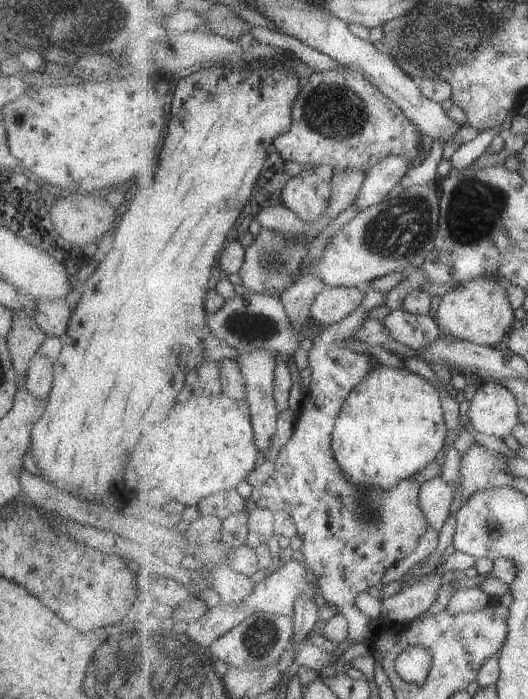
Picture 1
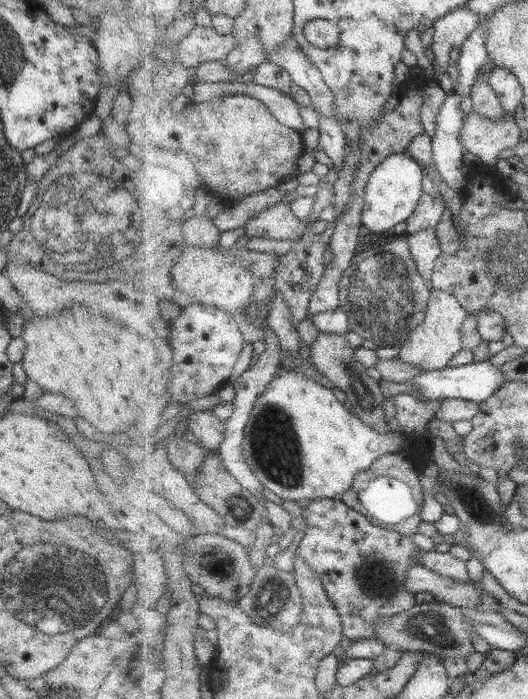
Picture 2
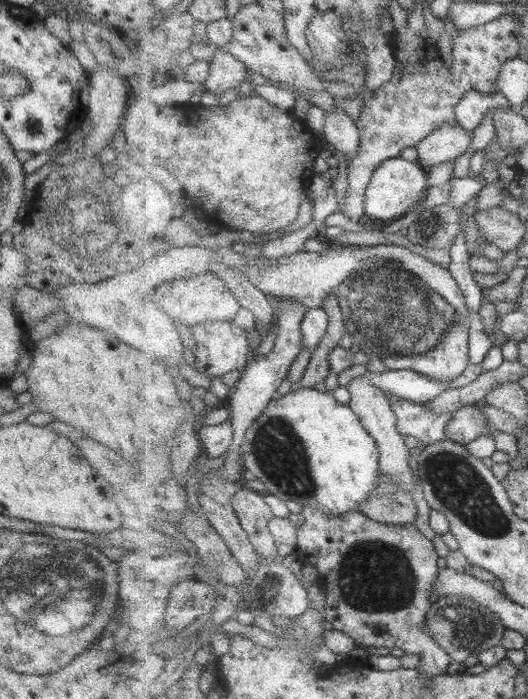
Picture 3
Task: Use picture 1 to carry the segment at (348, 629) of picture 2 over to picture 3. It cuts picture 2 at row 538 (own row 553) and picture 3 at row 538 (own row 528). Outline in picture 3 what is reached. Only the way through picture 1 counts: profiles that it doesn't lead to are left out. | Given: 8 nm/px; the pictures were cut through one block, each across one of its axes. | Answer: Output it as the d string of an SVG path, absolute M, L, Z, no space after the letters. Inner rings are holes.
M304 505L301 507L300 514L303 516L303 523L297 528L297 542L296 542L296 551L295 553L298 556L298 561L303 565L310 564L314 566L319 571L319 575L323 575L326 582L326 608L324 612L324 617L327 622L332 625L332 629L343 631L347 636L351 636L355 640L357 646L359 647L379 647L387 648L392 652L406 654L417 654L420 656L420 662L417 669L421 674L424 674L426 680L432 680L436 676L442 675L447 666L451 664L451 656L441 648L434 638L431 638L425 629L425 620L427 620L427 611L431 608L431 602L429 602L429 595L434 594L433 585L435 585L436 578L440 573L439 562L441 560L440 554L437 552L436 546L434 545L433 540L428 540L421 534L421 532L412 524L399 525L399 524L385 524L377 522L372 518L369 518L368 515L359 511L349 511L343 516L330 515L317 507L312 508L311 506Z

